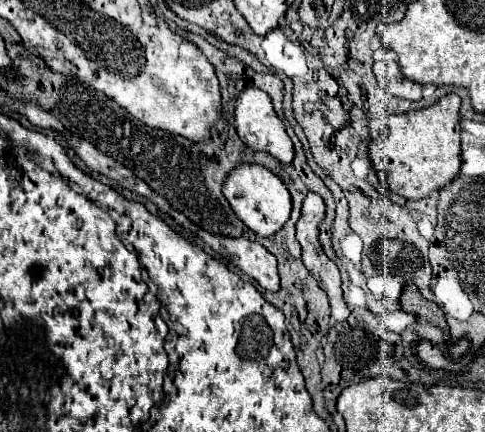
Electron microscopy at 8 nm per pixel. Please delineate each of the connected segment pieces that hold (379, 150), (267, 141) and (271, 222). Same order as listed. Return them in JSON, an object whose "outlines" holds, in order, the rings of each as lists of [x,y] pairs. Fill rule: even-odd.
{"outlines":[[[[450,93],[438,99],[434,105],[424,109],[414,109],[404,115],[392,115],[388,121],[386,131],[382,131],[378,137],[370,139],[368,143],[368,157],[372,161],[372,167],[376,169],[380,181],[394,193],[406,197],[406,199],[424,199],[434,189],[442,189],[448,183],[454,181],[454,177],[460,171],[460,97]]],[[[248,87],[244,89],[238,99],[236,99],[236,109],[234,109],[234,125],[238,131],[238,137],[242,139],[242,143],[246,143],[250,149],[254,151],[266,151],[270,153],[274,159],[278,159],[280,163],[292,163],[294,159],[294,145],[292,139],[286,133],[284,123],[280,121],[280,117],[276,115],[272,101],[266,93],[262,93],[262,89],[254,89]]],[[[242,163],[234,167],[222,183],[222,193],[234,209],[234,213],[240,217],[240,221],[262,237],[274,235],[290,217],[292,199],[286,185],[270,169],[258,163]]]]}

